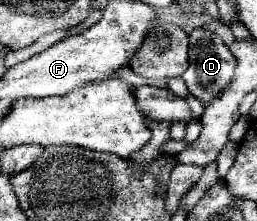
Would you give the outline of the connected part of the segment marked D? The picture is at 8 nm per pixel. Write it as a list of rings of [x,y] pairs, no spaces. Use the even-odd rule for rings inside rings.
[[[196,30],[190,34],[190,66],[188,70],[182,74],[190,94],[194,94],[198,100],[204,102],[204,106],[208,106],[222,88],[228,86],[234,70],[236,70],[236,58],[232,56],[232,52],[224,46],[224,42],[220,40],[220,36],[216,36],[210,30]]]

